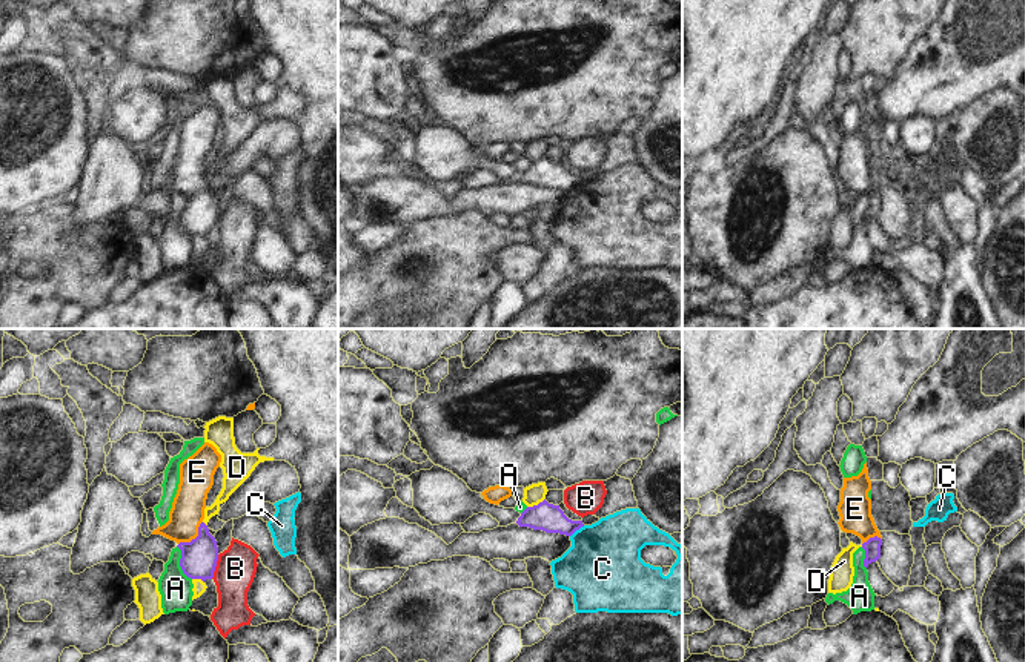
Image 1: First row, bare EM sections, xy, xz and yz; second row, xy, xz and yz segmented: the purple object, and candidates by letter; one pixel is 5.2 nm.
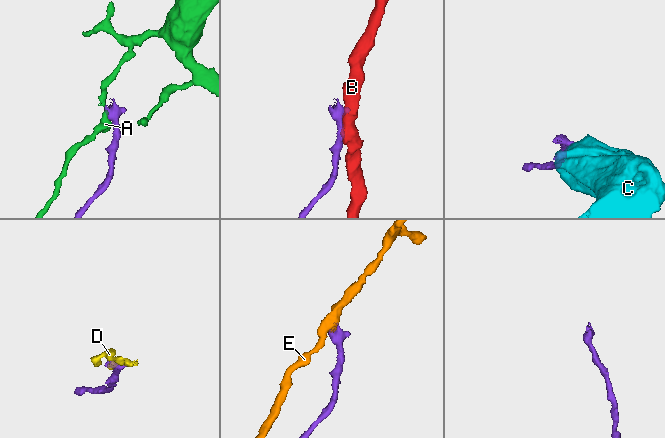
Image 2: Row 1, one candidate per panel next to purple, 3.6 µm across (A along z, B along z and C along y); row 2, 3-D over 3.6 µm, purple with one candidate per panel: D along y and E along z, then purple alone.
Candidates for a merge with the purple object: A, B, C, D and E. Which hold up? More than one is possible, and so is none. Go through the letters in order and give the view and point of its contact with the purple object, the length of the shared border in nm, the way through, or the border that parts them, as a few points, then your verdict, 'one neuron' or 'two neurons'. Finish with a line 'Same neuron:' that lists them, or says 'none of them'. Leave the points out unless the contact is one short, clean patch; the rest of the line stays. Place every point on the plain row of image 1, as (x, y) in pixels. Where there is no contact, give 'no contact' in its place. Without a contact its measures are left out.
A: meets purple in xy at (180, 218); contact 200 nm long; border along xy (177, 201), (180, 206), (180, 225), (191, 235); two neurons
B: meets purple in xy at (215, 221); contact 130 nm long; border along xy (218, 211), (211, 234); two neurons
C: meets purple in xz at (577, 185); contact 100 nm long; border along xz (584, 182), (570, 192); two neurons
D: meets purple in xz at (535, 162); contact 110 nm long; two neurons
E: meets purple in xy at (195, 194); contact 180 nm long; runs through xy (199, 215), (195, 194), (188, 186), (188, 165); one neuron
Same neuron: E

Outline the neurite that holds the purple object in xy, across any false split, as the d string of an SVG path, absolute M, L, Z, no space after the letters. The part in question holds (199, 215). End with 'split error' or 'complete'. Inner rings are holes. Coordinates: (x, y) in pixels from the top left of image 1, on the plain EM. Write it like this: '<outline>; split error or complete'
M204 98L192 112L180 120L180 140L169 167L169 177L152 187L175 197L181 206L180 223L191 235L214 233L218 217L215 194L203 178L207 149L221 111Z; split error

